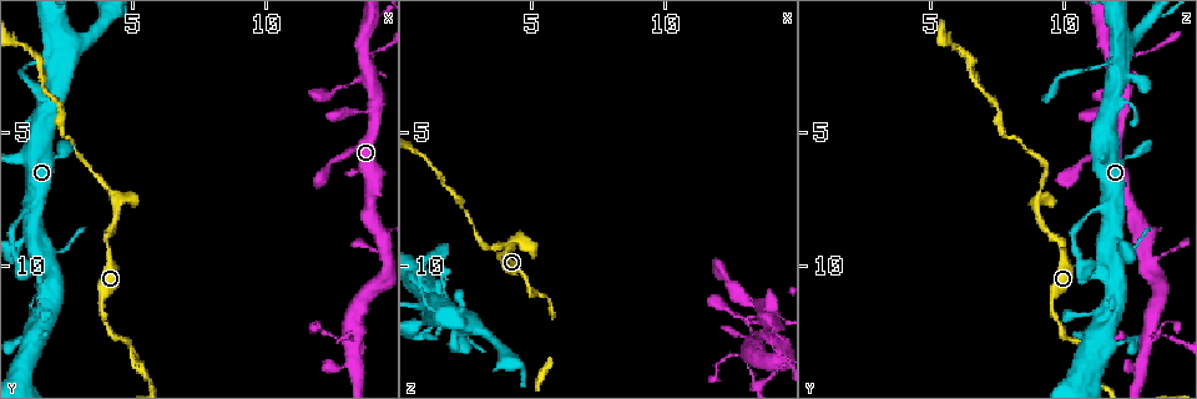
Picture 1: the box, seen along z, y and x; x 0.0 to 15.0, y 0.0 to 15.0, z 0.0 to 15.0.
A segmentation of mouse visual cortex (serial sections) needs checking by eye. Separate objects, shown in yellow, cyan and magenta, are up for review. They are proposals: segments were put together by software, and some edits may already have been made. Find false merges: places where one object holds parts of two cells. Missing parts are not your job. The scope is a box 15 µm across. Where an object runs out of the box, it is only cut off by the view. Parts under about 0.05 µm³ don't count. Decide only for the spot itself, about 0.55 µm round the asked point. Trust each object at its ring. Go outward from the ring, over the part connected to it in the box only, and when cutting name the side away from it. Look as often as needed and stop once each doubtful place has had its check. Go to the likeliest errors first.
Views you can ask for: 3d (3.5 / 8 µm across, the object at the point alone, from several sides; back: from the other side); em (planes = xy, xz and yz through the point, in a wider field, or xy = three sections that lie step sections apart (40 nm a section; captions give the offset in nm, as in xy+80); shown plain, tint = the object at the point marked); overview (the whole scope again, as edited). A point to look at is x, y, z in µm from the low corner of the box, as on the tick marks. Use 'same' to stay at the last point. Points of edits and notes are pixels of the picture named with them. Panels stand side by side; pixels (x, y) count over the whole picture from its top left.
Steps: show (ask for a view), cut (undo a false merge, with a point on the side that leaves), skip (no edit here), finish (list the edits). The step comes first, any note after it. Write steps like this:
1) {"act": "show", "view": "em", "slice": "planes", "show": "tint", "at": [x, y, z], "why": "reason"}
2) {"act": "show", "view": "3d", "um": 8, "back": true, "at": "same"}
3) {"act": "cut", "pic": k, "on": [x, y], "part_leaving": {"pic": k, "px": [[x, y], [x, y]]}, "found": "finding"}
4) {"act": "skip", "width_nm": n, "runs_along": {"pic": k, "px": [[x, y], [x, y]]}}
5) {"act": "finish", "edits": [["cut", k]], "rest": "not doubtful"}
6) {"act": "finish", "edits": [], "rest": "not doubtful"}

{"act": "show", "view": "3d", "um": 3.5, "at": [5.0, 12.8, 11.0], "why": "sharp bend"}

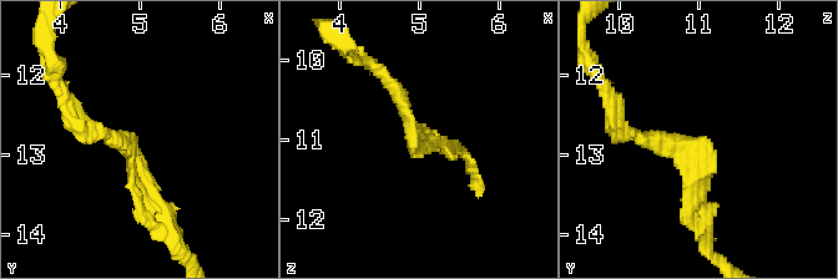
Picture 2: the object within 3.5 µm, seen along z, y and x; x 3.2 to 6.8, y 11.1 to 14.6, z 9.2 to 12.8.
{"act": "show", "view": "em", "slice": "xy", "step": 1, "show": "tint", "at": [4.90, 12.90, 11.05]}

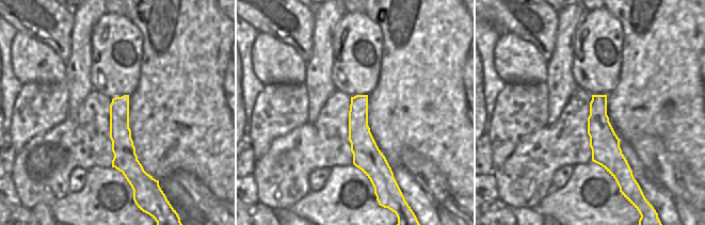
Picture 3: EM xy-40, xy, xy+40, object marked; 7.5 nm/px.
{"act": "show", "view": "em", "slice": "xy", "step": 5, "show": "tint", "at": "same"}

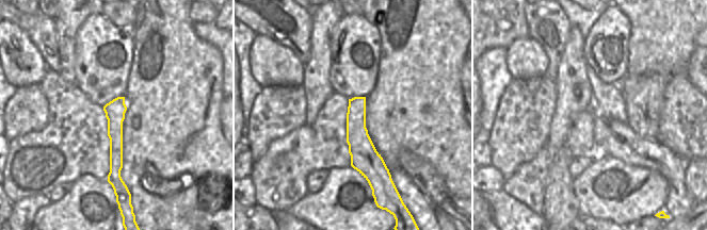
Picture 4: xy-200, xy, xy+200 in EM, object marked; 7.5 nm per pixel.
{"act": "skip", "runs_along": {"pic": 4, "px": [[356, 99], [357, 138], [378, 182]]}, "found": "all the same cell"}

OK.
{"act": "show", "view": "3d", "um": 3.5, "at": [1.6, 2.3, 11.8], "why": "calibre changes"}

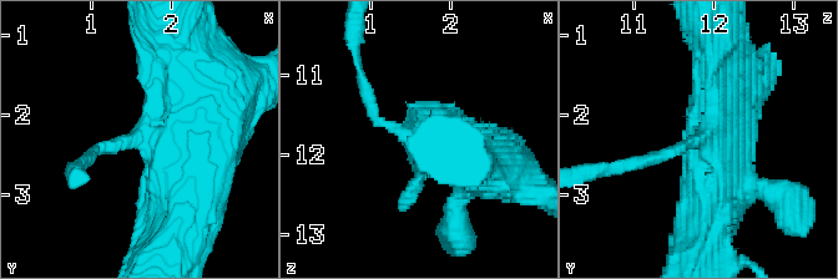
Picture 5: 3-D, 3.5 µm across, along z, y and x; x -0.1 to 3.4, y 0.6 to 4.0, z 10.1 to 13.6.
{"act": "show", "view": "em", "slice": "planes", "show": "tint", "at": [1.60, 2.25, 11.85]}

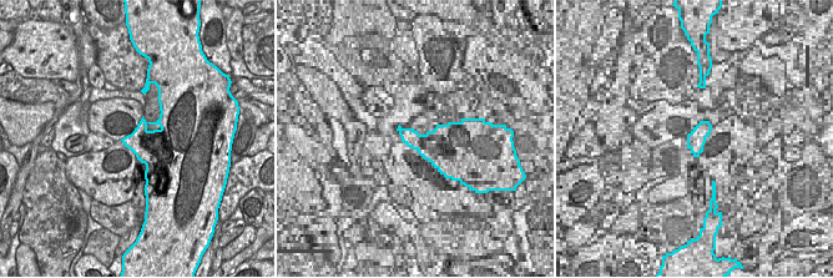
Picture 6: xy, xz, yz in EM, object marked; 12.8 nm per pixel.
{"act": "show", "view": "em", "slice": "xy", "step": 3, "show": "tint", "at": "same"}

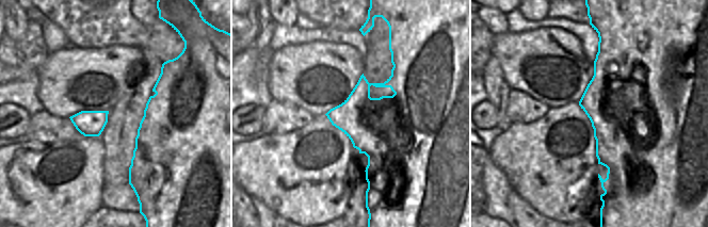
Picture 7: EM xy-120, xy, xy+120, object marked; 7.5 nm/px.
{"act": "skip", "runs_along": {"pic": 5, "px": [[469, 153], [415, 143], [373, 115], [366, 92]]}, "found": "one cell here"}

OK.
{"act": "show", "view": "3d", "um": 3.5, "at": [13.1, 12.6, 13.1], "why": "abrupt turn"}

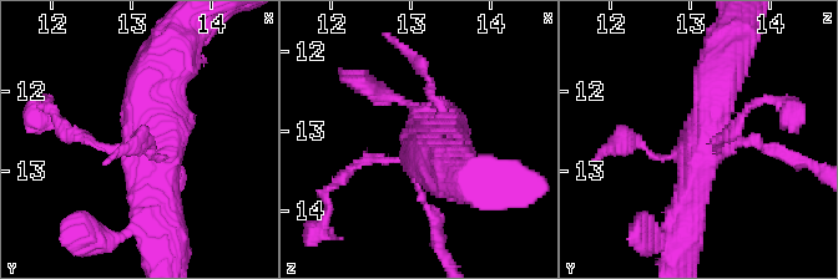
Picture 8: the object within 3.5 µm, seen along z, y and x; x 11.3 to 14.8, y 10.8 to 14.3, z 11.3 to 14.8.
{"act": "show", "view": "em", "slice": "xy", "step": 5, "show": "tint", "at": "same", "why": "shape alone is not enough"}

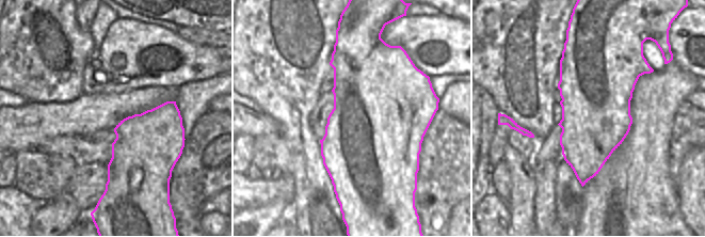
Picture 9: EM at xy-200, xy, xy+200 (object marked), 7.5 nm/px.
{"act": "skip", "runs_along": {"pic": 8, "px": [[730, 59], [717, 77], [685, 216]]}, "found": "continuous, no second cell"}

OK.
{"act": "finish", "edits": [], "rest": "not doubtful"}

